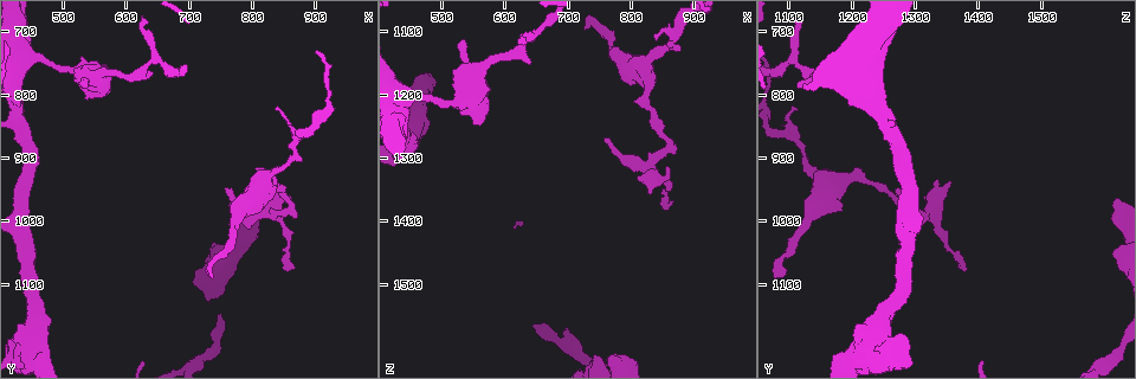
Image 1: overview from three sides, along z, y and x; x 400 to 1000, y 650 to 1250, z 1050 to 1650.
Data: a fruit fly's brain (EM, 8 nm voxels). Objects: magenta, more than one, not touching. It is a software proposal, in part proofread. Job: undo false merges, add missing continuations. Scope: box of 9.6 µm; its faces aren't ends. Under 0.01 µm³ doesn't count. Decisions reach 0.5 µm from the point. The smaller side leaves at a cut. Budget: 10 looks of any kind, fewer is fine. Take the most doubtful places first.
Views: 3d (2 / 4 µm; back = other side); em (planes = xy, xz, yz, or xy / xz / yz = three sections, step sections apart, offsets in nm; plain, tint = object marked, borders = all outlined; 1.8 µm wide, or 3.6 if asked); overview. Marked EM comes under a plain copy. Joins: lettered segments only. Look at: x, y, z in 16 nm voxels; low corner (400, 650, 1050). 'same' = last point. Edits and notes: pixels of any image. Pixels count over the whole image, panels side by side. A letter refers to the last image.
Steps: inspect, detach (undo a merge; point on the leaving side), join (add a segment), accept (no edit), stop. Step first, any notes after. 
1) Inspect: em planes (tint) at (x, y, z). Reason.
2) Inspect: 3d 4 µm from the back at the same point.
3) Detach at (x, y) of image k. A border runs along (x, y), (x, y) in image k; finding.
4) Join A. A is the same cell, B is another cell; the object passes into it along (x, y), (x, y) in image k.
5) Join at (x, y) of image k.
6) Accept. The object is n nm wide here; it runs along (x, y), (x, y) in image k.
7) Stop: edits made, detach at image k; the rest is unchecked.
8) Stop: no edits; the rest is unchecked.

Inspect: em xy step 4 (borders) at (640, 745, 1110).

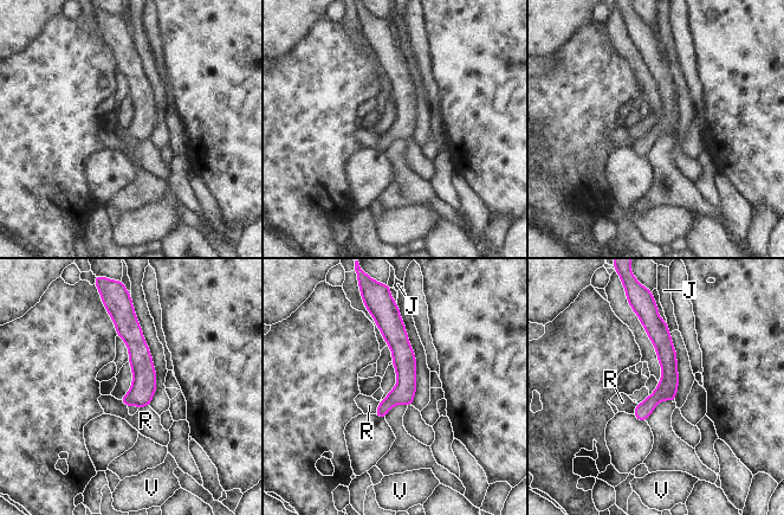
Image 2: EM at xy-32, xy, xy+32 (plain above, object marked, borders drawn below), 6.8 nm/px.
Accept. The object is 130 nm wide here; J, R and V are other cells; one cell here.

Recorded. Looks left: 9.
Inspect: 3d 4 µm at (770, 970, 1615).

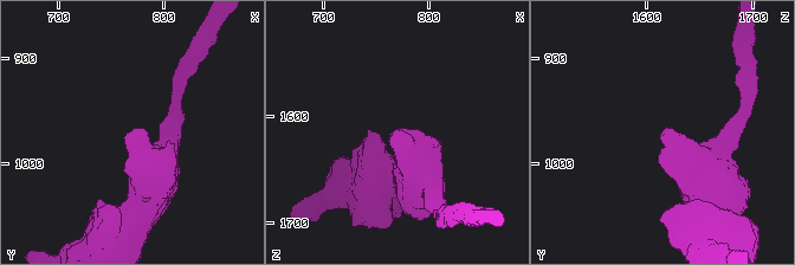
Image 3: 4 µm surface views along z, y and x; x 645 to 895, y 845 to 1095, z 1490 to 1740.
Inspect: em 3.6 µm planes (borders) at (770, 974, 1614). Shape alone is not enough.

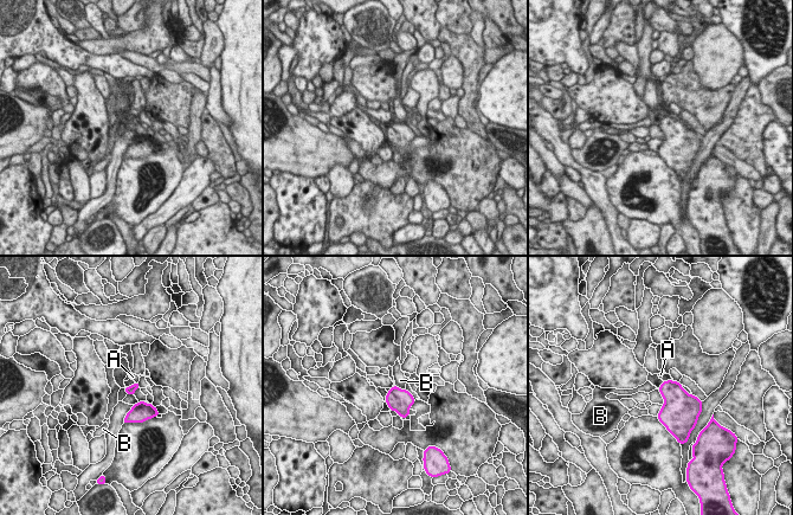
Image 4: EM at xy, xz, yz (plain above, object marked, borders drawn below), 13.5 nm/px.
Accept. A and B are other cells; a border runs along (139, 387), (133, 394) in image 4; no lettered segment goes on from it.

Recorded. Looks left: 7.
Inspect: em planes (borders) at (830, 990, 1310). Abrupt turn.

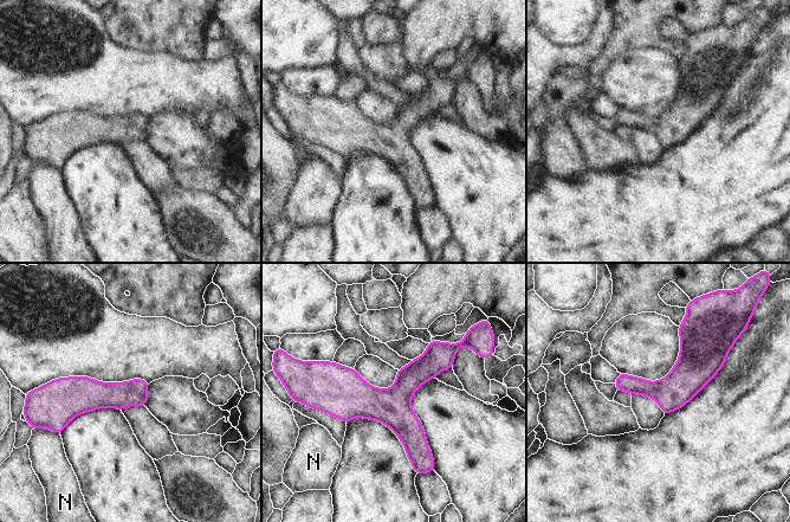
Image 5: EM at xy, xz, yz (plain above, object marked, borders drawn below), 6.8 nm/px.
Accept. N is another cell; a border runs along (56, 432), (59, 434) in image 5; all the same cell.

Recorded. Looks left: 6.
Inspect: 3d 4 µm at (530, 790, 1110). An open end.

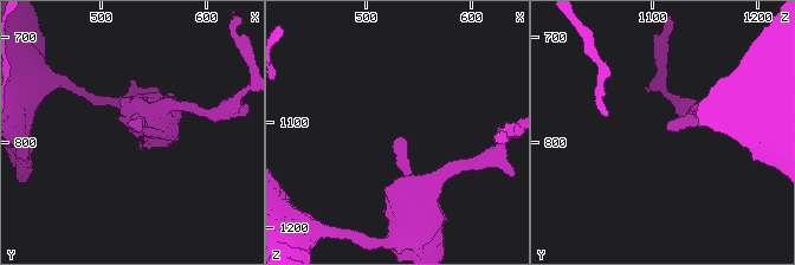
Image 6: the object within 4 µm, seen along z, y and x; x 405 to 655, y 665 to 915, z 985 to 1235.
Inspect: em yz step 16 (tint) at (530, 788, 1112). Need the tissue.

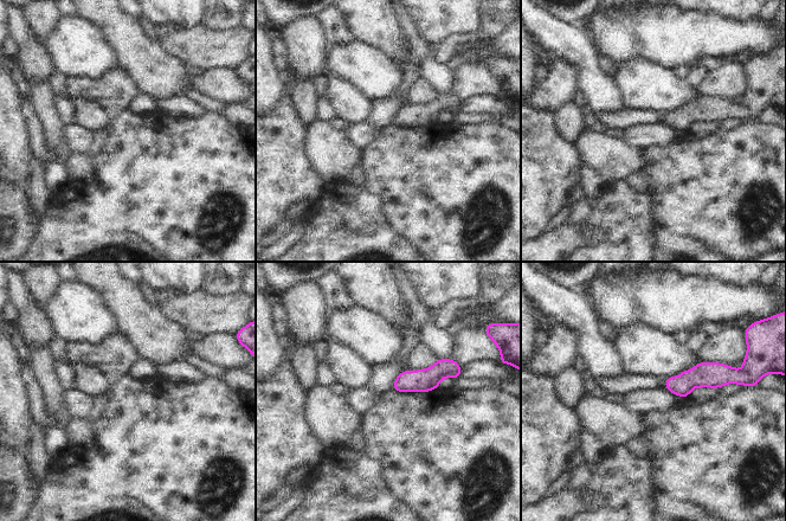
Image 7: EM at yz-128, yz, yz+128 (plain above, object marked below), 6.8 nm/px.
Inspect: em planes (borders) at the same point.

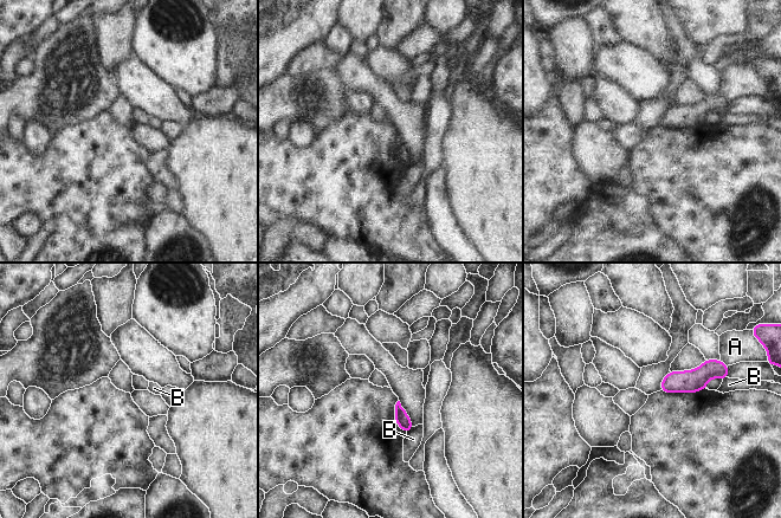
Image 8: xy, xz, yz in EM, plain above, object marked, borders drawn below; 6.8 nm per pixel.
Accept. A and B are other cells; a border runs along (413, 427), (406, 434) in image 8; none of them fits.

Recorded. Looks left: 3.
Stop: no edits; the rest is unchecked.

